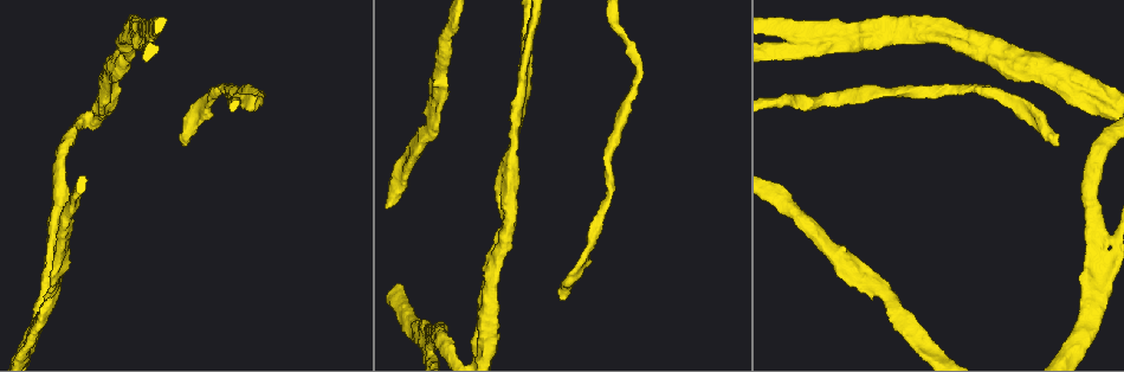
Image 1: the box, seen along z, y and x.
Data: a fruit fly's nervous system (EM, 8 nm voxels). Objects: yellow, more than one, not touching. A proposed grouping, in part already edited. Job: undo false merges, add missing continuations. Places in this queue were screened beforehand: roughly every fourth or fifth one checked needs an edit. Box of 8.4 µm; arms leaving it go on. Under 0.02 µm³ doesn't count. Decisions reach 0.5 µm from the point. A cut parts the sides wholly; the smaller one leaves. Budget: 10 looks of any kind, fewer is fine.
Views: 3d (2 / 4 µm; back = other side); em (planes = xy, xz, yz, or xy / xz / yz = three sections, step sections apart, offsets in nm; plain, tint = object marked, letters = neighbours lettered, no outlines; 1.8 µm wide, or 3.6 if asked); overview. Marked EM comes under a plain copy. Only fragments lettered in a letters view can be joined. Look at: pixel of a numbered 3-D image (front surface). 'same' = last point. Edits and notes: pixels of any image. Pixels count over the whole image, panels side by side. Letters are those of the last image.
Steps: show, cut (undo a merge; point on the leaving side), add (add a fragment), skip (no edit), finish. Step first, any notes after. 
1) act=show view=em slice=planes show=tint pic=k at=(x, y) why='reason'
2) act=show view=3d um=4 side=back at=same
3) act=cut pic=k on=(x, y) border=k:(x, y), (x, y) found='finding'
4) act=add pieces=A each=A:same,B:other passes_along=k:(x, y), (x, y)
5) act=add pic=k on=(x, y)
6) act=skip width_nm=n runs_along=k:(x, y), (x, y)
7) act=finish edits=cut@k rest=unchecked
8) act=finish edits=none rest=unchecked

act=show view=3d um=4 pic=1 at=(509, 184) why='three-way junction'

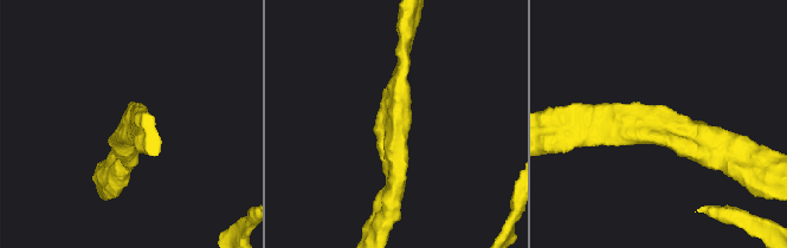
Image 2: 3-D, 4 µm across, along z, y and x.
act=show view=em slice=planes show=letters pic=2 at=(390, 128)

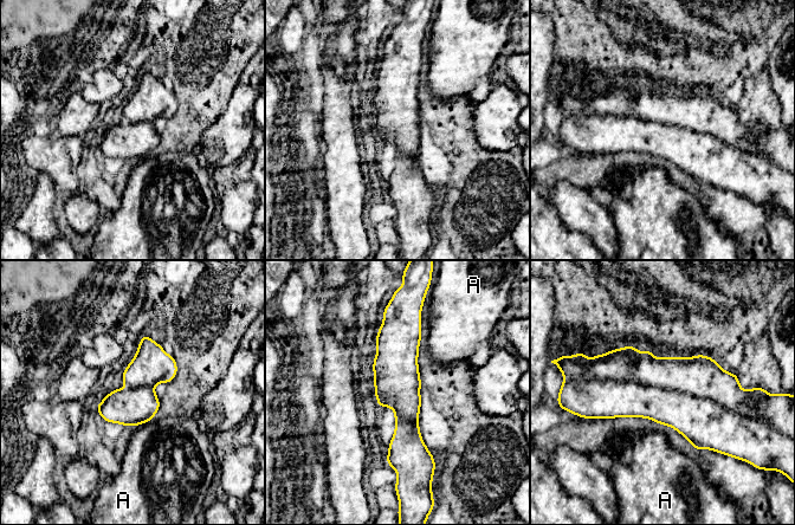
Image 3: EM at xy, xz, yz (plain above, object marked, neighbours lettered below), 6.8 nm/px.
act=skip each=A:other border=3:(152, 419), (137, 426) found='all the same cell'

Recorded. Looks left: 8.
act=show view=em slice=planes show=letters pic=1 at=(145, 38) why='side arm on a straight run'

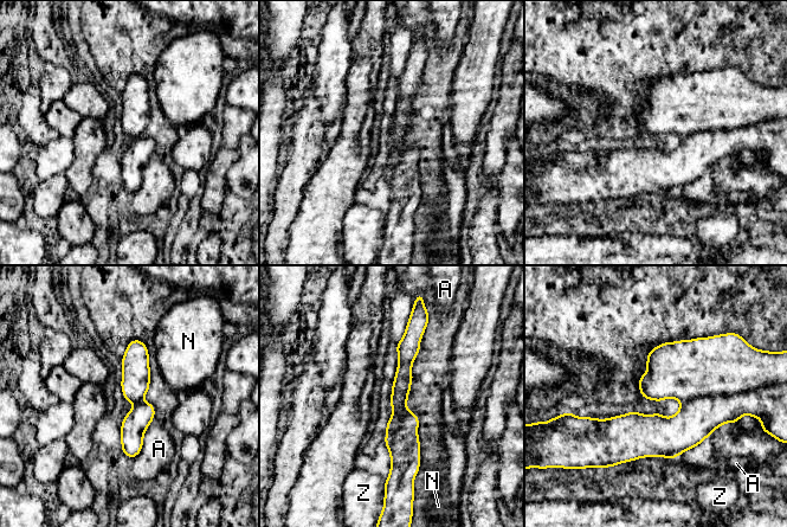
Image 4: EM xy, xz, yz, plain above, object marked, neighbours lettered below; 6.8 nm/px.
act=skip width_nm=150 each=A:other,N:other,Z:other runs_along=4:(410, 329), (400, 389), (398, 469) found='one cell here'

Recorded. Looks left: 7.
act=show view=3d um=4 pic=1 at=(489, 331) why='three arms meet'

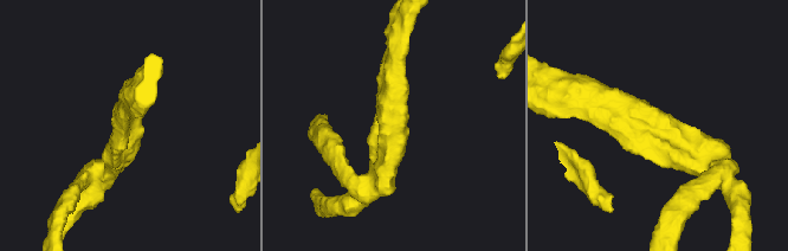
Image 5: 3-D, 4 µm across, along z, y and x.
act=show view=em slice=planes show=tint pic=5 at=(660, 122) why='need the tissue'

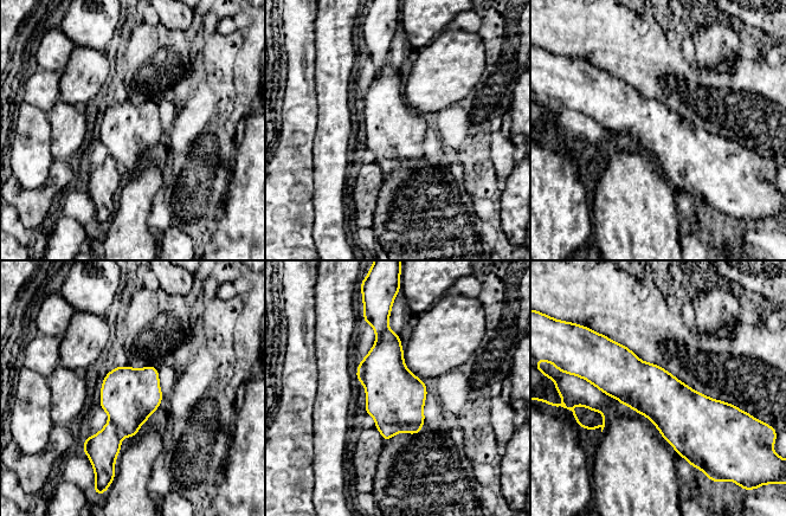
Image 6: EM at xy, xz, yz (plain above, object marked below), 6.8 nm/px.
act=show view=em slice=planes show=letters at=same why='what lies round it'

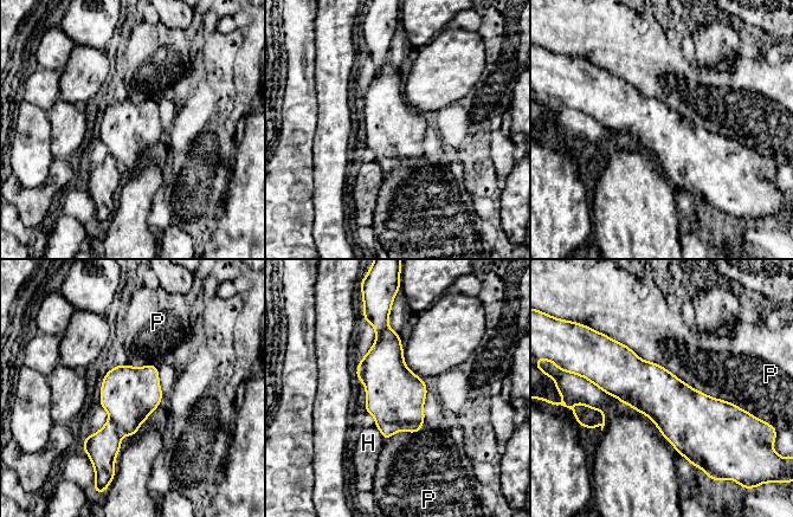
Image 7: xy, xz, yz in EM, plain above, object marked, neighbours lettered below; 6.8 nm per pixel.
act=skip width_nm=360 longest_contact=P:700nm each=H:other,P:other found='continuous, no second cell'

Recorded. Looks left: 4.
act=show view=3d um=2 pic=1 at=(563, 298) why='end of a long branch'

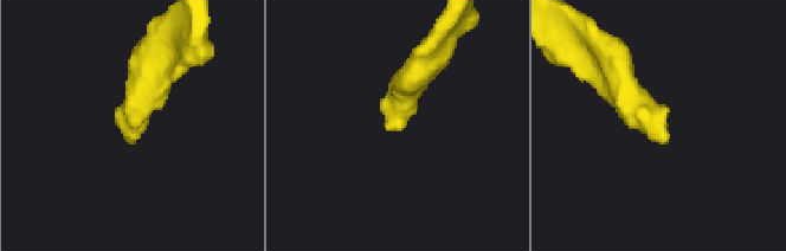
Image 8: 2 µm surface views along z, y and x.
act=show view=em slice=planes show=letters pic=8 at=(395, 129) why='now the EM'

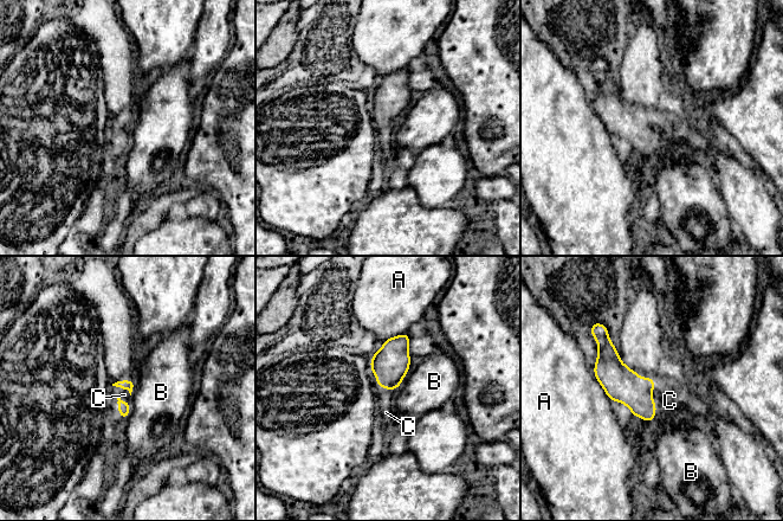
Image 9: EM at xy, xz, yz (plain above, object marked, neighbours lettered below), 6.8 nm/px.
act=add pieces=C each=A:other,B:other,C:same passes_along=9:(621, 384), (653, 401), (670, 400) found='the cell continues'

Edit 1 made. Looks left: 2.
act=finish edits=add@9 rest=unchecked

